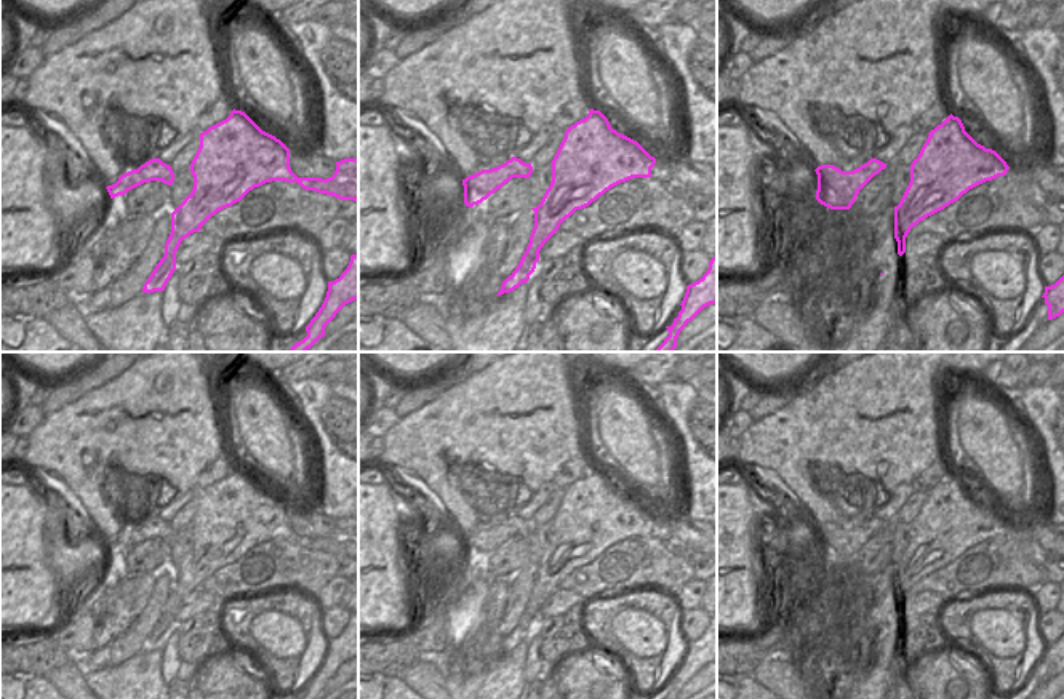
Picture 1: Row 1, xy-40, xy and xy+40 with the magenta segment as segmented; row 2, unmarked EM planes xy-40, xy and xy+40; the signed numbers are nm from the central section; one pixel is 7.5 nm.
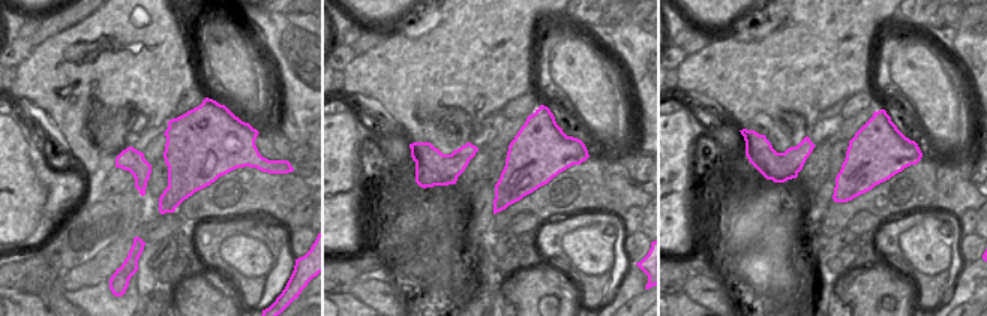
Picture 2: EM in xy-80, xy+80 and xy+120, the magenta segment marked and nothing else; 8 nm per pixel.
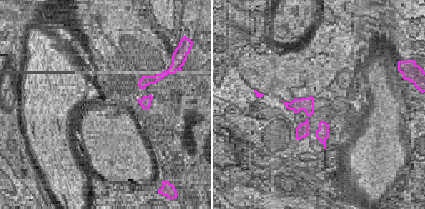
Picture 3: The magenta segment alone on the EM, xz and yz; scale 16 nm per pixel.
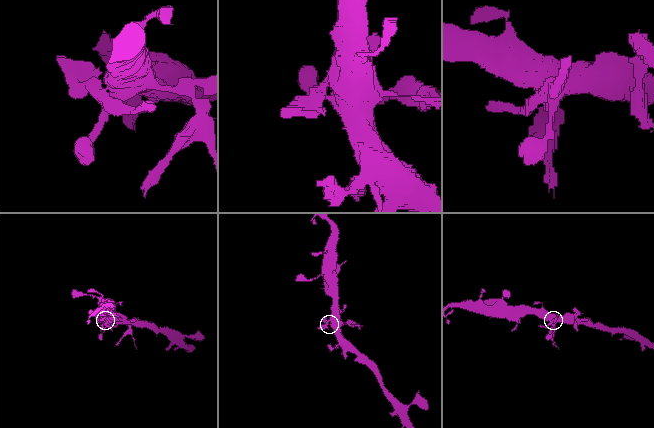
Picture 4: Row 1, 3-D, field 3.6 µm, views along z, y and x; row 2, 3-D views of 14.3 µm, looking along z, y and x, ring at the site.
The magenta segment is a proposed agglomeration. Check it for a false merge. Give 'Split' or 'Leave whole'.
Leave whole.

